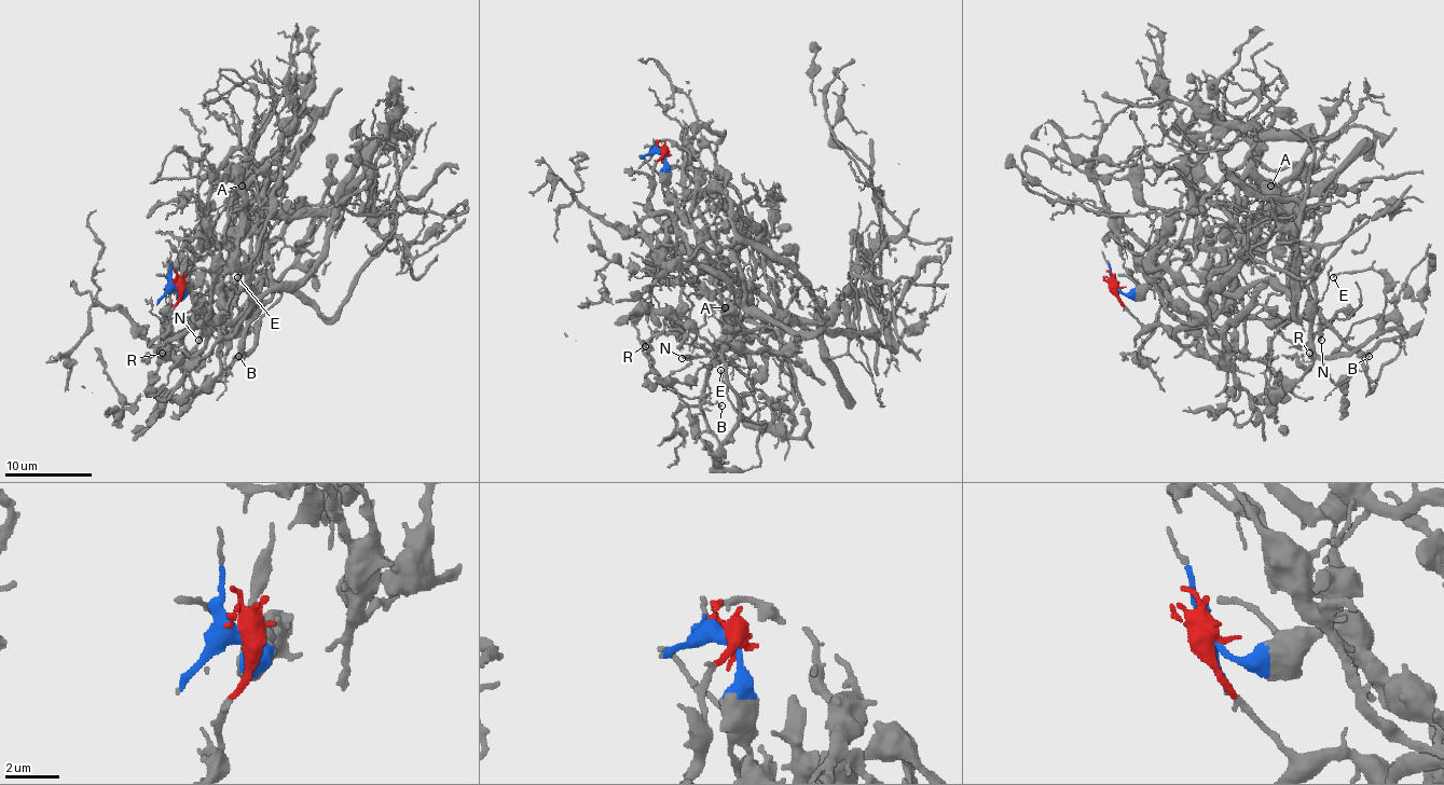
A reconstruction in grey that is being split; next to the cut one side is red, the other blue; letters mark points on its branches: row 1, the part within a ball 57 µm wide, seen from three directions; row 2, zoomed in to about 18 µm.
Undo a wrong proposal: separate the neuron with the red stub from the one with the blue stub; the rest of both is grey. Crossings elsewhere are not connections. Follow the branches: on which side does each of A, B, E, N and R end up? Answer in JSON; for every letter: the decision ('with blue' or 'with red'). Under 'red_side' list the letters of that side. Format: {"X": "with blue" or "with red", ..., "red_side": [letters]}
{"A": "with blue", "B": "with blue", "E": "with blue", "N": "with blue", "R": "with blue", "red_side": []}

